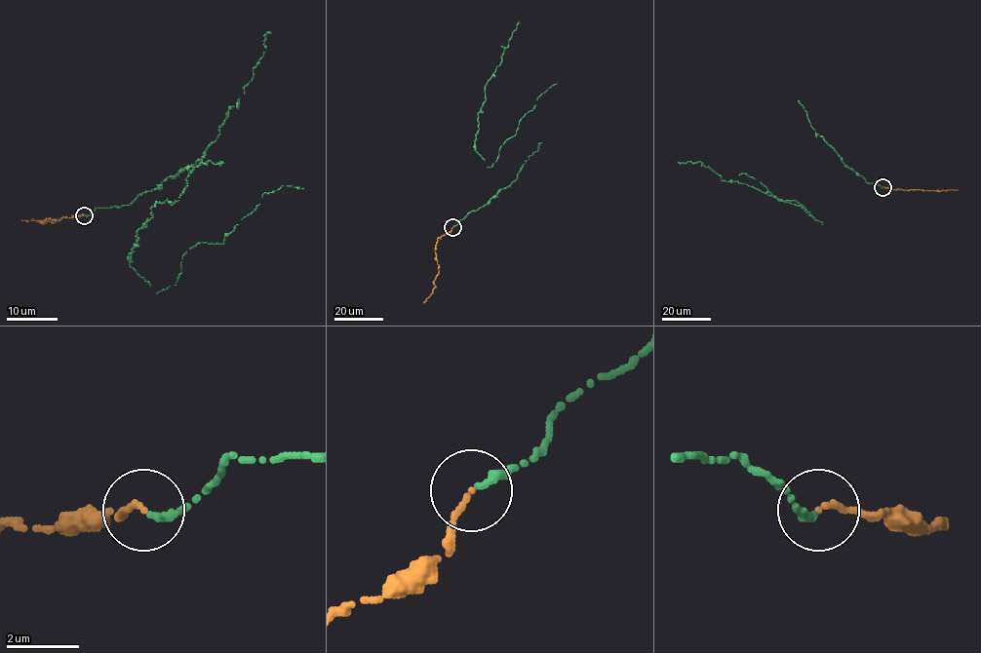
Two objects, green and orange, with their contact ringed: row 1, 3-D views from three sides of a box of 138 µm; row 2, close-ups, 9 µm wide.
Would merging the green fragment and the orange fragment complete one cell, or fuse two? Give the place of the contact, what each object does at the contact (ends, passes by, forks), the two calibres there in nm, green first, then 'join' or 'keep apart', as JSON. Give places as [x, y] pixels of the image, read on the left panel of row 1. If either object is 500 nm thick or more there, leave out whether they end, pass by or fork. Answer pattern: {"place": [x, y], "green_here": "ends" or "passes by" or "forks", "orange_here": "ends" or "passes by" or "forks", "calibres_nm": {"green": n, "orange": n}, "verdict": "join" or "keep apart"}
{"place": [84, 215], "green_here": "ends", "orange_here": "ends", "calibres_nm": {"green": 240, "orange": 160}, "verdict": "join"}

